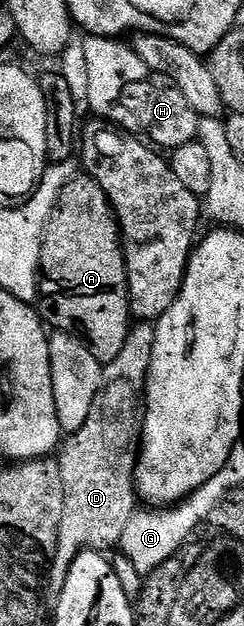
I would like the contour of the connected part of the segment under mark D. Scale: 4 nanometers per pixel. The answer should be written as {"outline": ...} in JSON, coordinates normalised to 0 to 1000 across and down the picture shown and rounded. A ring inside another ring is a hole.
{"outline":[[[451,615],[410,637],[377,637],[377,657],[361,657],[361,669],[344,669],[344,682],[328,688],[283,693],[250,706],[230,724],[230,735],[246,746],[246,772],[262,775],[262,816],[246,823],[238,842],[238,866],[221,891],[197,903],[197,941],[209,949],[238,949],[262,938],[262,925],[307,891],[357,880],[463,879],[496,867],[496,856],[557,818],[557,783],[549,780],[549,740],[557,735],[557,712],[574,701],[545,696],[549,631],[525,615]]]}

